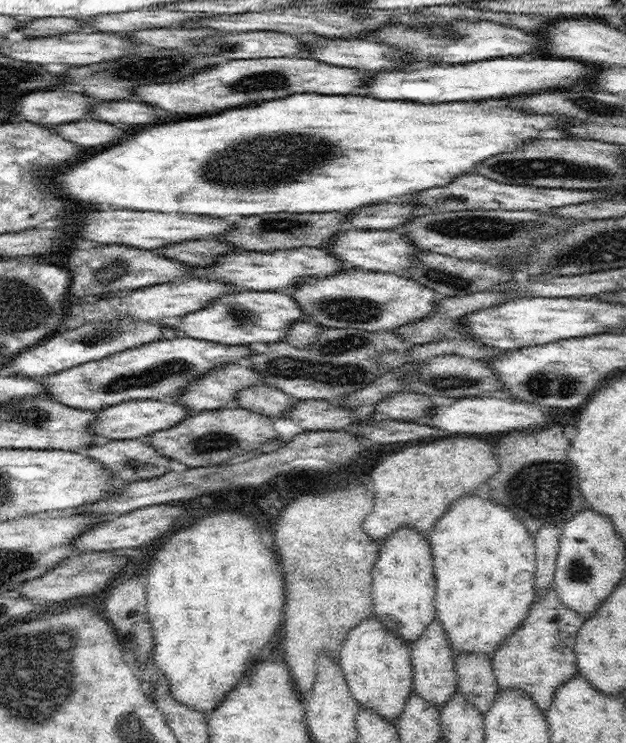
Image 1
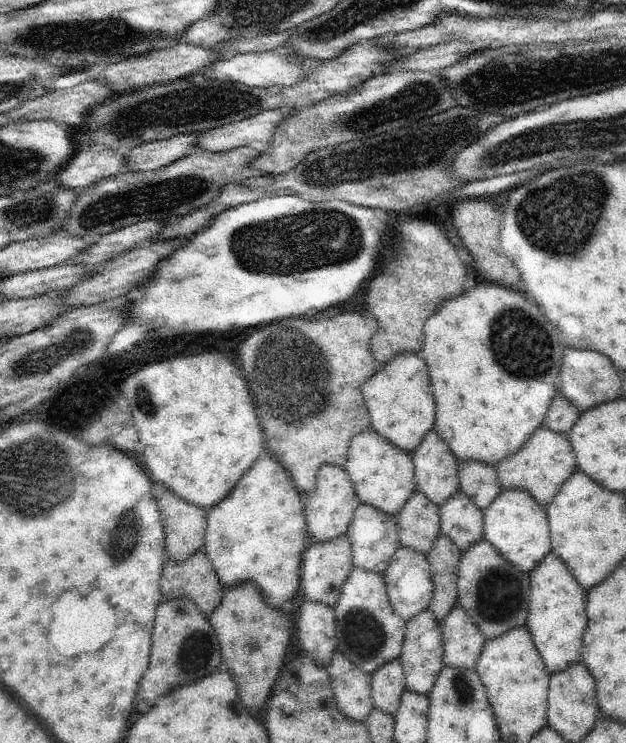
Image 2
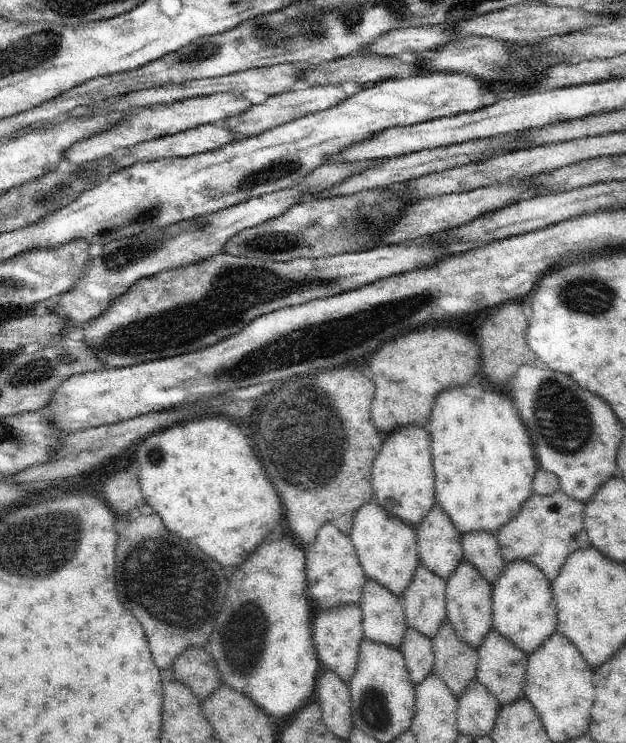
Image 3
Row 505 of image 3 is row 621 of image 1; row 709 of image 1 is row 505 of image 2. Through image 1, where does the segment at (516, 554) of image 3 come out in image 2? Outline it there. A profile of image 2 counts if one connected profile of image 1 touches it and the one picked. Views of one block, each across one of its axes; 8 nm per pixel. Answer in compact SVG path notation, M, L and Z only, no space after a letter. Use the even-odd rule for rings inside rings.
M546 426L538 427L516 454L502 459L496 466L501 490L526 490L544 508L554 500L560 486L572 476L574 470L576 470L576 454L569 434L554 432Z

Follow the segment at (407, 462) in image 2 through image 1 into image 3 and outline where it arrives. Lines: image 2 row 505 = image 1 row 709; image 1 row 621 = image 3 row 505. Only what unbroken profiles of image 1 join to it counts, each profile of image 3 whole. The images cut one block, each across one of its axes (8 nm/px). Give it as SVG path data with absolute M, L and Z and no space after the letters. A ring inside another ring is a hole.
M372 499L358 508L352 524L349 537L366 578L376 580L392 594L402 597L412 582L416 568L421 564L415 527L388 513L382 506L378 506L378 502L372 502Z

